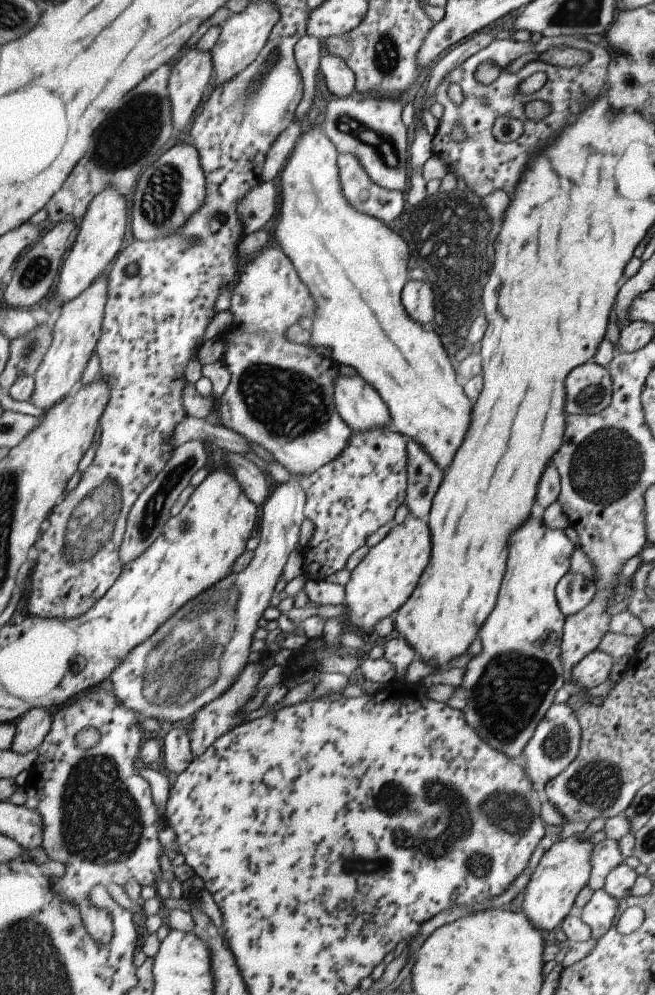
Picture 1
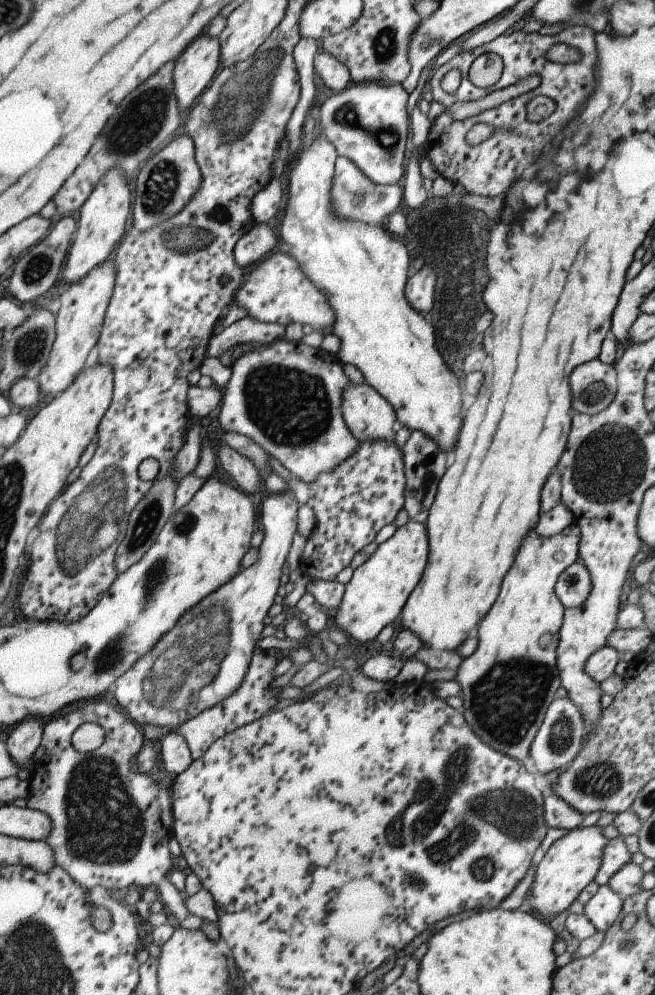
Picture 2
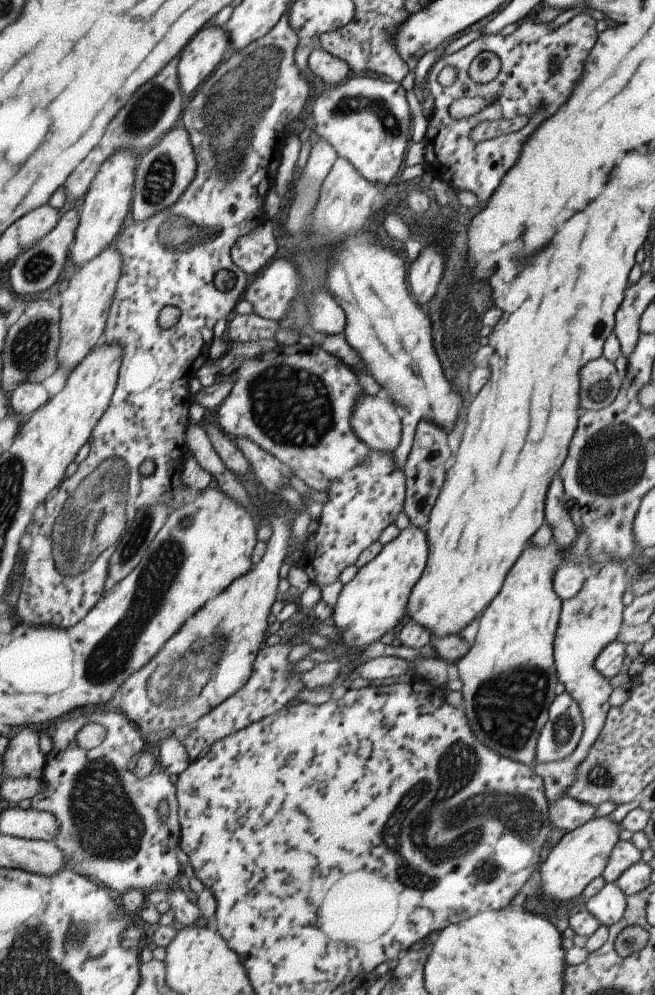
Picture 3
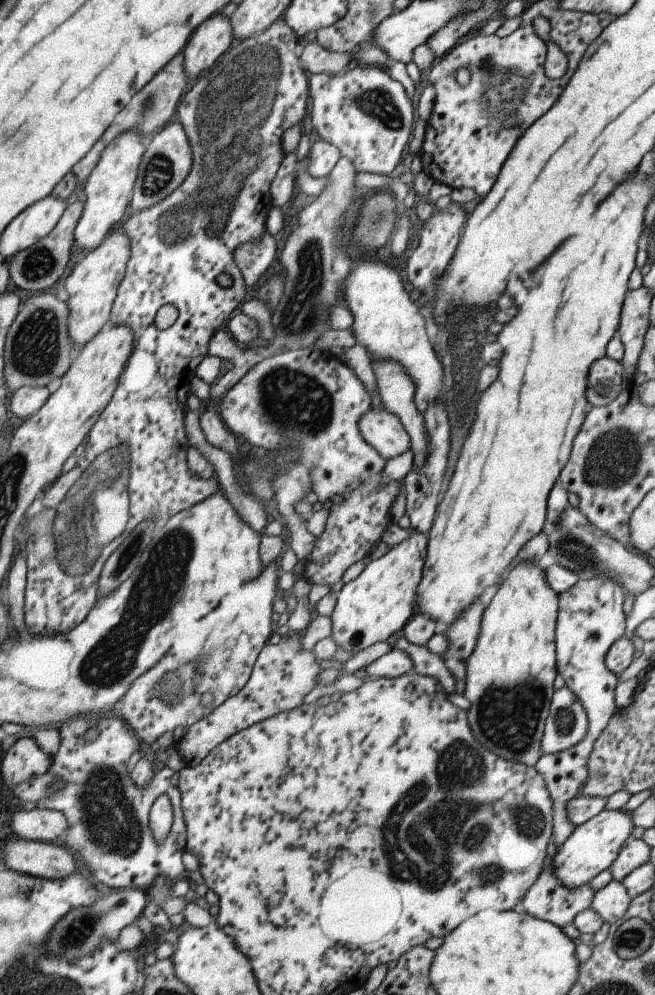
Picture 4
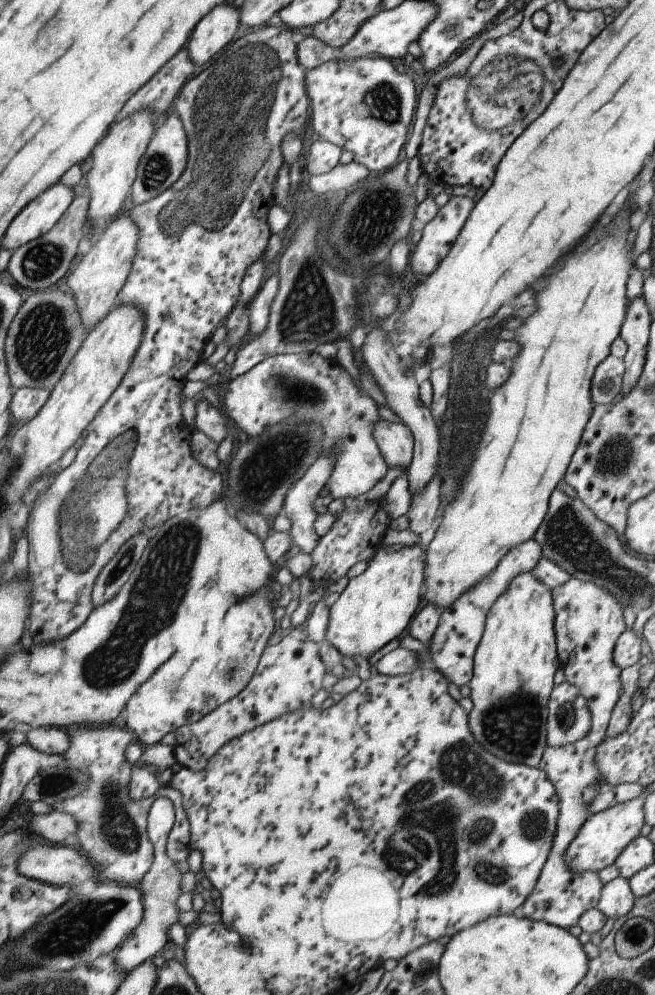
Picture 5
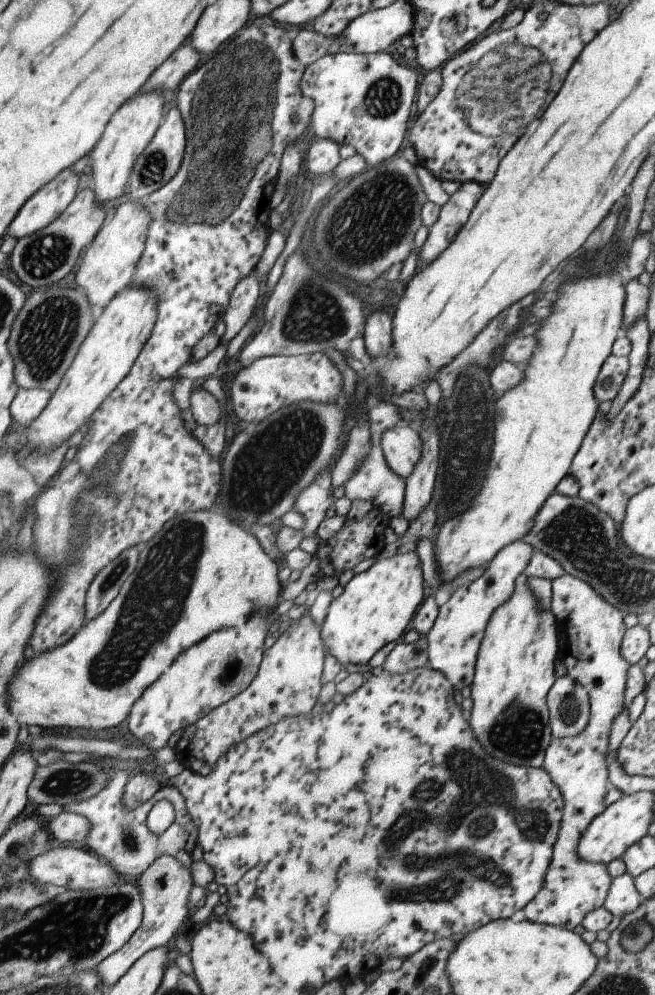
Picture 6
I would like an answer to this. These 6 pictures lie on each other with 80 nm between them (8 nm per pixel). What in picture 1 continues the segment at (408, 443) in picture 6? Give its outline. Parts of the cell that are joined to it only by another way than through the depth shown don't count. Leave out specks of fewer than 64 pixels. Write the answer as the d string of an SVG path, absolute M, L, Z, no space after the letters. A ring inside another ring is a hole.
M339 374L333 398L337 412L354 432L363 432L375 426L389 427L387 405L360 375L345 377Z

